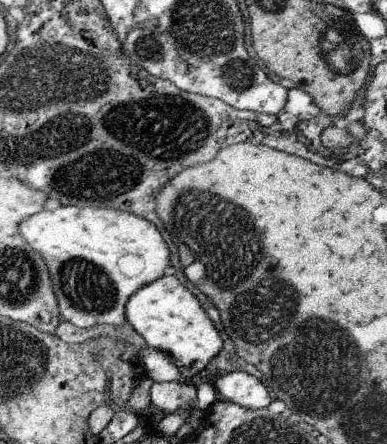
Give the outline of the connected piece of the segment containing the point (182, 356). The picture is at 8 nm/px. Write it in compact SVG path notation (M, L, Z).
M164 275L137 290L126 303L125 313L127 321L144 338L147 346L168 355L183 378L191 380L196 374L204 375L204 370L223 346L222 338L204 306L206 304L200 306L198 298L182 286L175 275Z

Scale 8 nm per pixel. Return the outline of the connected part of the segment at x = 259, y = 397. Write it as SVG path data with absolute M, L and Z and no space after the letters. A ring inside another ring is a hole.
M231 372L220 380L208 380L214 385L218 398L232 401L247 409L263 409L272 404L272 398L264 384L246 372Z

